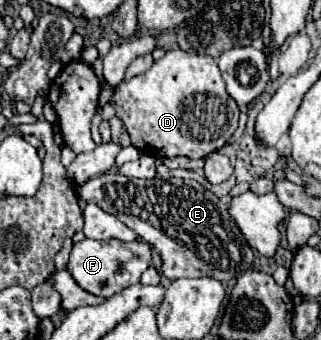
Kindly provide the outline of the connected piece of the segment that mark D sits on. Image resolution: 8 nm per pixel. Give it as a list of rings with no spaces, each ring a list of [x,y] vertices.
[[[167,50],[147,72],[119,84],[111,104],[125,124],[131,144],[155,158],[203,158],[223,148],[239,122],[239,108],[225,92],[217,60],[183,50]]]

